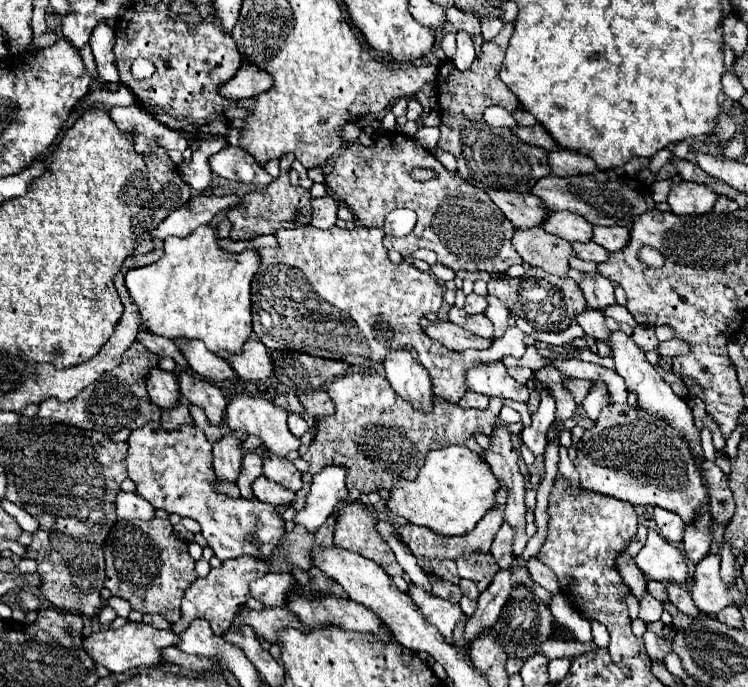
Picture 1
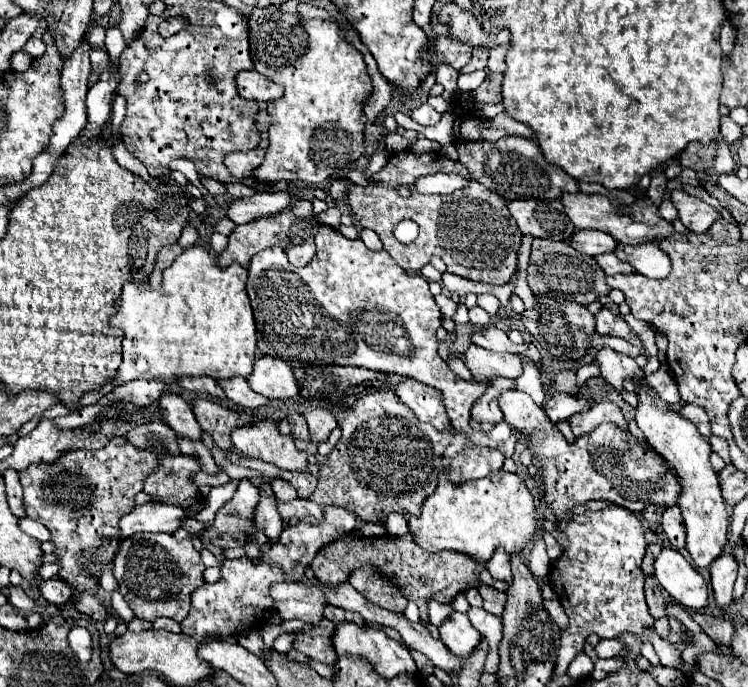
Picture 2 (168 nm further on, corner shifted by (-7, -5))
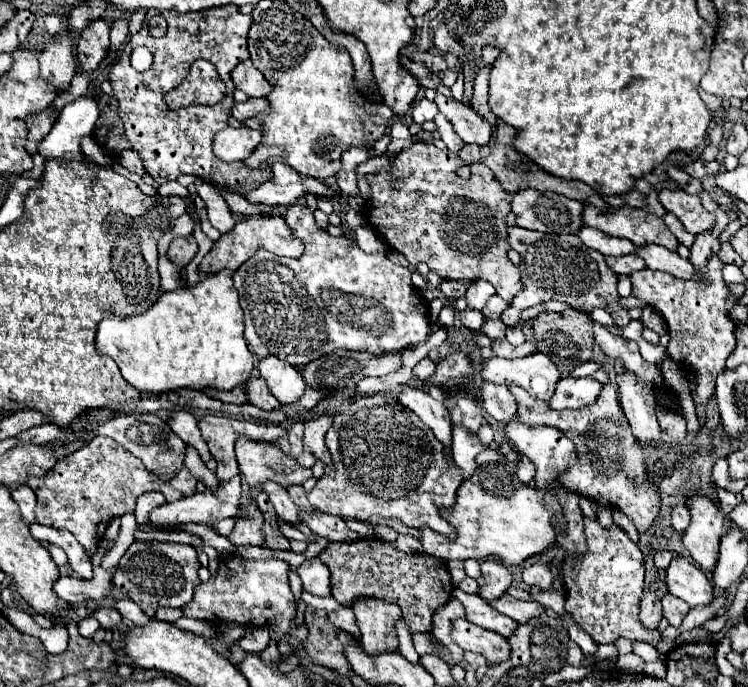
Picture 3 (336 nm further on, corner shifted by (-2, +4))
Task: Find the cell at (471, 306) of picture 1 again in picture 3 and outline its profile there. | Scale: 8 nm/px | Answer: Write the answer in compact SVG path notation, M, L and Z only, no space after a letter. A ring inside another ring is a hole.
M467 308L463 312L459 312L459 318L461 318L461 324L471 328L471 330L479 330L485 322L483 318L483 312L481 310L473 310L473 308Z

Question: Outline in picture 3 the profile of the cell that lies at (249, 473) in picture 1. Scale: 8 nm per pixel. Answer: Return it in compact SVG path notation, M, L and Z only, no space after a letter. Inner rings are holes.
M259 492L257 496L257 504L263 512L263 534L265 534L265 546L267 548L273 548L273 550L289 550L289 540L279 532L279 526L277 526L277 512L273 508L273 504L269 504L269 498L267 498L267 492Z

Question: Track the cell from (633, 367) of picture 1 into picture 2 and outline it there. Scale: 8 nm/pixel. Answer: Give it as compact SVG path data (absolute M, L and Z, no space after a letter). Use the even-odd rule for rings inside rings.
M636 381L636 385L638 385L638 399L640 399L636 407L636 423L650 449L654 449L666 461L668 469L674 471L674 475L682 485L682 493L678 495L678 507L682 509L682 517L688 529L686 547L694 565L700 569L708 569L712 561L724 551L724 545L728 541L728 525L730 525L730 515L722 499L716 471L708 461L712 449L708 441L698 433L694 423L676 415L674 411L668 411L668 403L654 397L644 381Z

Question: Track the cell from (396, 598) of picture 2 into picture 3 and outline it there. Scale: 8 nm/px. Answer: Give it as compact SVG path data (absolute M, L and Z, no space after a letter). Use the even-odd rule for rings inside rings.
M357 598L353 602L357 626L361 630L361 644L365 652L381 654L393 652L399 646L395 620L401 618L401 608L395 602L379 598Z

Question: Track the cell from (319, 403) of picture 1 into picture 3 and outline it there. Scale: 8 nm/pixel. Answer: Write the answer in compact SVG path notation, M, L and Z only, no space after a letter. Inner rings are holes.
M317 416L313 420L305 420L305 436L303 436L303 448L315 458L329 464L329 452L325 446L325 434L331 428L333 418L331 416Z

